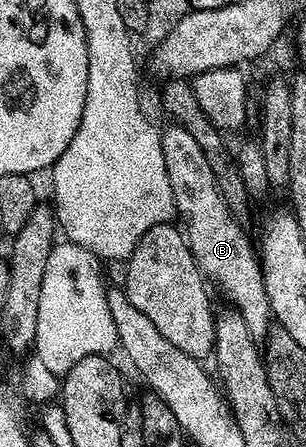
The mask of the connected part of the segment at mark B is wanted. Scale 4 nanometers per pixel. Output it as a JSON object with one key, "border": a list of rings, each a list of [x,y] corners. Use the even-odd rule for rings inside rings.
{"border":[[[175,124],[163,127],[160,143],[162,144],[162,160],[166,160],[166,176],[170,176],[170,188],[172,199],[176,202],[175,213],[184,217],[183,229],[186,231],[188,246],[192,249],[192,255],[200,266],[200,273],[212,278],[220,285],[222,293],[228,297],[227,305],[235,308],[246,320],[246,328],[250,328],[253,336],[267,335],[274,325],[270,300],[266,296],[266,284],[264,272],[260,269],[260,259],[257,247],[244,235],[245,227],[230,212],[222,192],[218,192],[218,184],[214,180],[214,172],[210,172],[210,164],[206,160],[202,148],[198,148],[198,140],[186,132],[186,128]]]}

